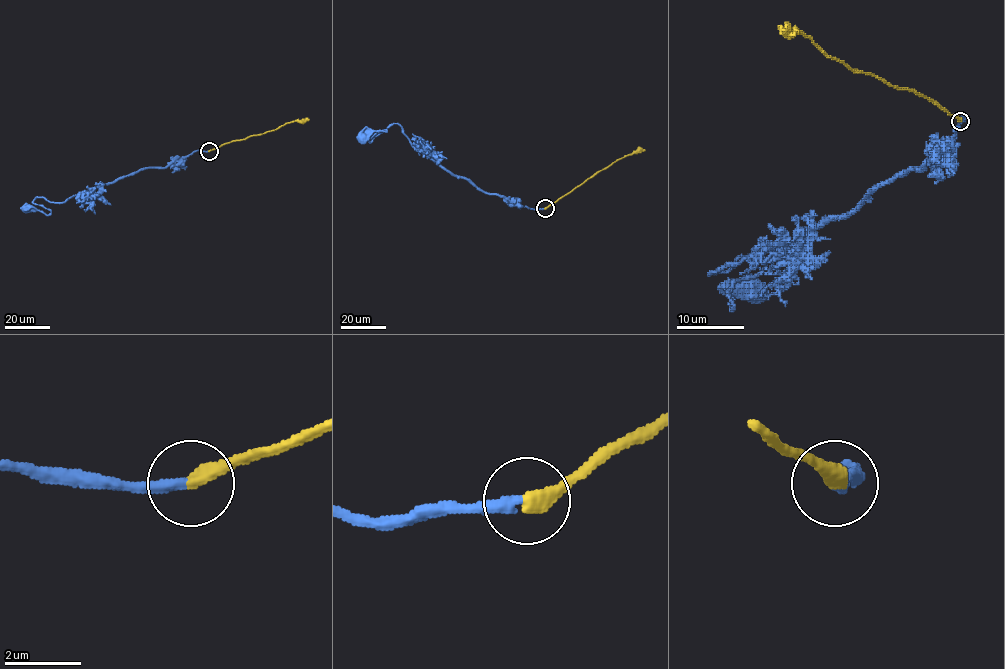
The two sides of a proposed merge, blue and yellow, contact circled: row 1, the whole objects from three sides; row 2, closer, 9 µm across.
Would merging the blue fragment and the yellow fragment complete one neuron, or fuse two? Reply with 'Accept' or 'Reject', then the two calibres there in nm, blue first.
Accept. Thickness 300 nm (blue) against 440 nm

